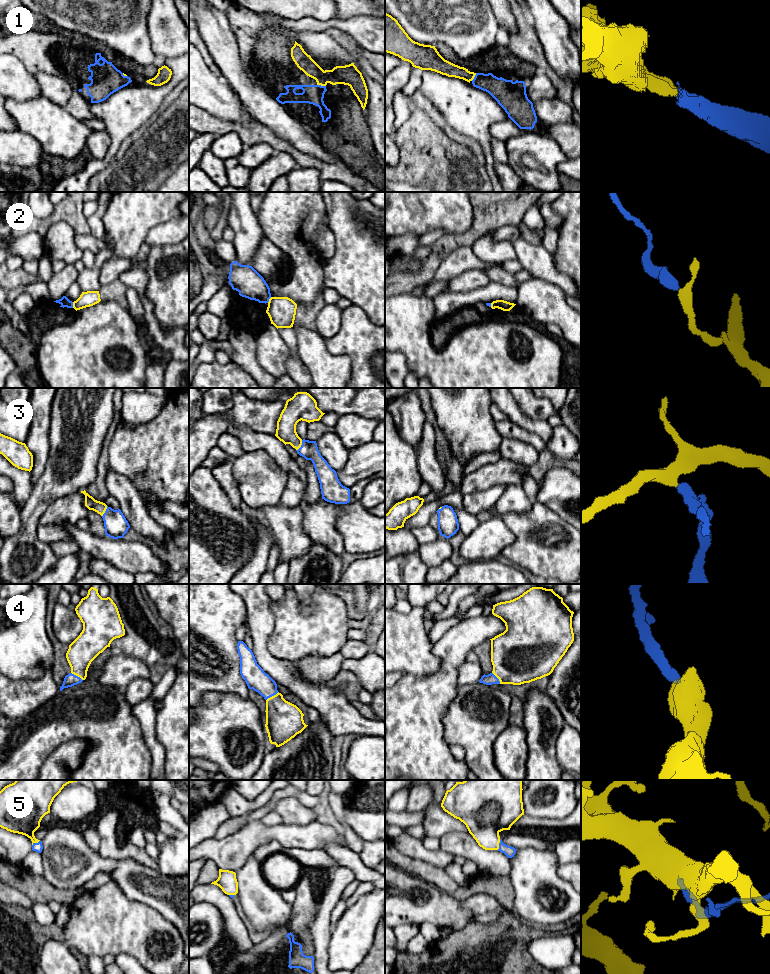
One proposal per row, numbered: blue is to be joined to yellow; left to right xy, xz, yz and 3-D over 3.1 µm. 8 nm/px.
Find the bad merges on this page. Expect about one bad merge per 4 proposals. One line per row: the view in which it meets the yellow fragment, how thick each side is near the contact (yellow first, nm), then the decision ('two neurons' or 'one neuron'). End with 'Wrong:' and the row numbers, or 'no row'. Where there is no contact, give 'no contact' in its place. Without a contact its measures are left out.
1: xz | 160/160 nm | one neuron
2: xy | 120/80 nm | two neurons
3: xz | 160/140 nm | one neuron
4: xz | 300/170 nm | one neuron
5: yz | 340/90 nm | one neuron
Wrong: 2

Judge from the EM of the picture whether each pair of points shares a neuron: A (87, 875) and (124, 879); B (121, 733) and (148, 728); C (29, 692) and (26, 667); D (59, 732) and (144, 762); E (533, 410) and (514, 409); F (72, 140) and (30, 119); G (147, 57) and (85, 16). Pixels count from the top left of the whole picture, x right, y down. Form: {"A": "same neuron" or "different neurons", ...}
{"A": "same neuron", "B": "different neurons", "C": "different neurons", "D": "same neuron", "E": "different neurons", "F": "same neuron", "G": "same neuron"}

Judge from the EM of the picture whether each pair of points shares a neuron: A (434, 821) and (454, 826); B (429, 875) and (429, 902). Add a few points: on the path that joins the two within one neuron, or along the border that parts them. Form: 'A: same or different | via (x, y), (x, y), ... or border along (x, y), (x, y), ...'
A: same | via (439, 823), (449, 824)
B: same | via (429, 882), (428, 895)

